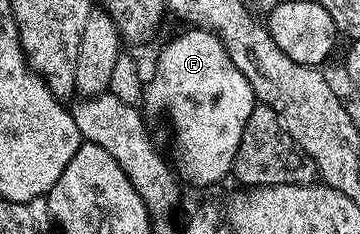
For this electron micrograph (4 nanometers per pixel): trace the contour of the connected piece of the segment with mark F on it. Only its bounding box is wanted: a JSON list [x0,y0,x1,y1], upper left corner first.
[145,28,257,186]

